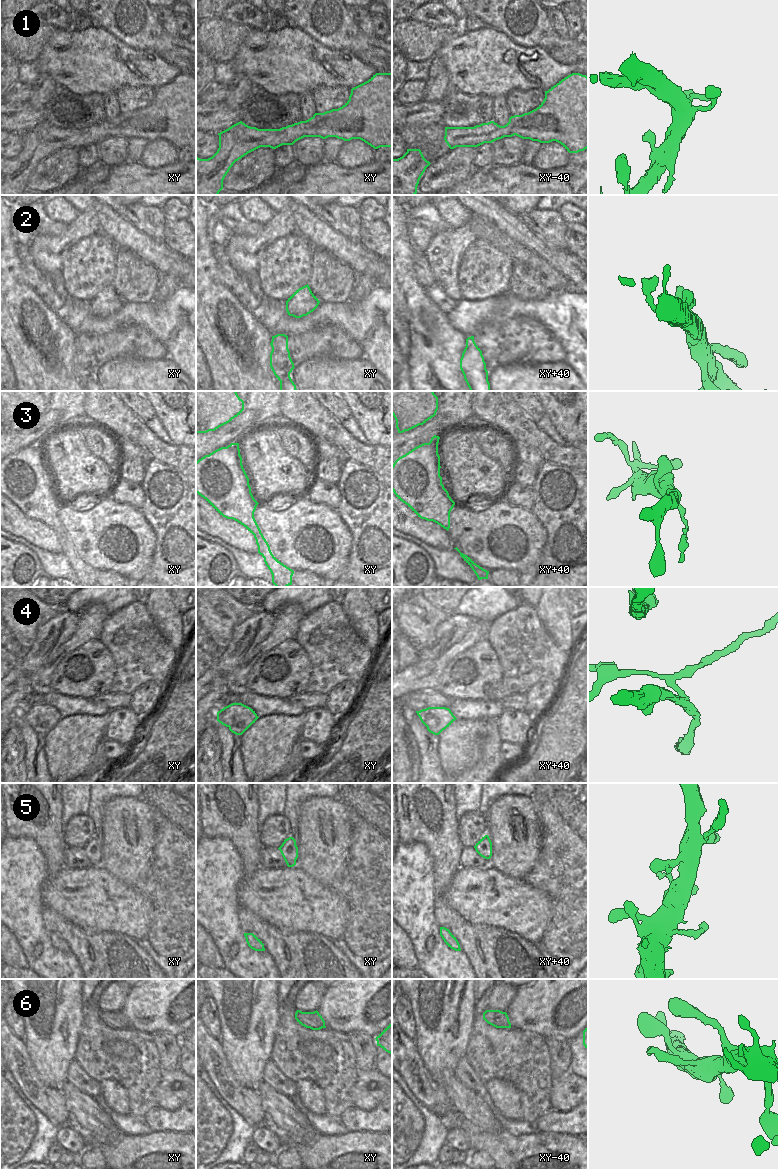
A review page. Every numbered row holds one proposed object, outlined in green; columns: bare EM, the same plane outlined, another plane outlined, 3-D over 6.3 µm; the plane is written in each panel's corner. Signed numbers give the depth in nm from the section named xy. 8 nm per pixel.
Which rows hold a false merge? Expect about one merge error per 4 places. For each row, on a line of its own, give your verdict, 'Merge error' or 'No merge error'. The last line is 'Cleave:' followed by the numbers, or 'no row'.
1: Merge error
2: No merge error
3: Merge error
4: Merge error
5: No merge error
6: Merge error
Cleave: 1, 3, 4, 6.

